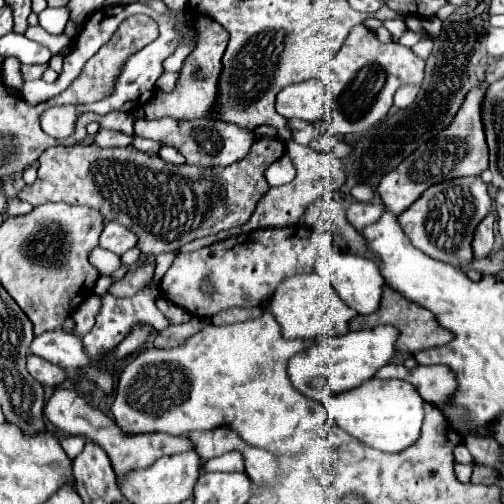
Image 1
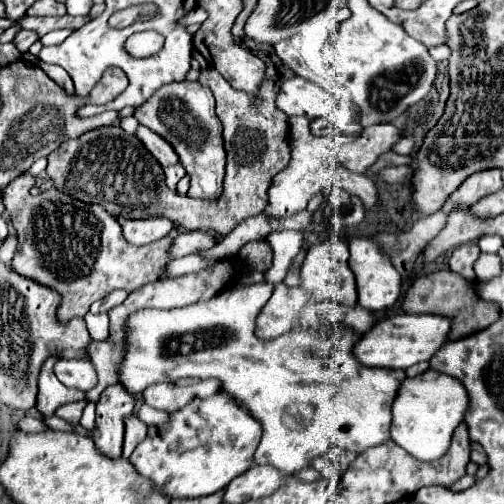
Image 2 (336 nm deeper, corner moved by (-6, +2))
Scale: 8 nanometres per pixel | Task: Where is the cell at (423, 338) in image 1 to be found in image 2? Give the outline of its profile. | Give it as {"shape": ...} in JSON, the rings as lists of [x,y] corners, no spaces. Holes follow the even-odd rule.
{"shape":[[[434,271],[420,279],[416,279],[410,289],[406,291],[406,297],[402,301],[404,313],[432,313],[432,315],[444,315],[452,321],[450,337],[448,341],[462,339],[466,335],[472,335],[476,331],[486,329],[498,319],[498,307],[492,303],[486,303],[476,297],[476,291],[470,287],[472,283],[466,281],[462,275],[454,271]]]}

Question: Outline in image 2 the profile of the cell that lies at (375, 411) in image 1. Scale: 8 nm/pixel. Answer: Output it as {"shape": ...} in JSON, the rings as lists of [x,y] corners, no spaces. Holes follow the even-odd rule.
{"shape":[[[428,369],[414,379],[404,379],[392,403],[390,439],[420,461],[434,461],[448,451],[450,437],[464,421],[466,407],[468,393],[464,385],[450,375]]]}

